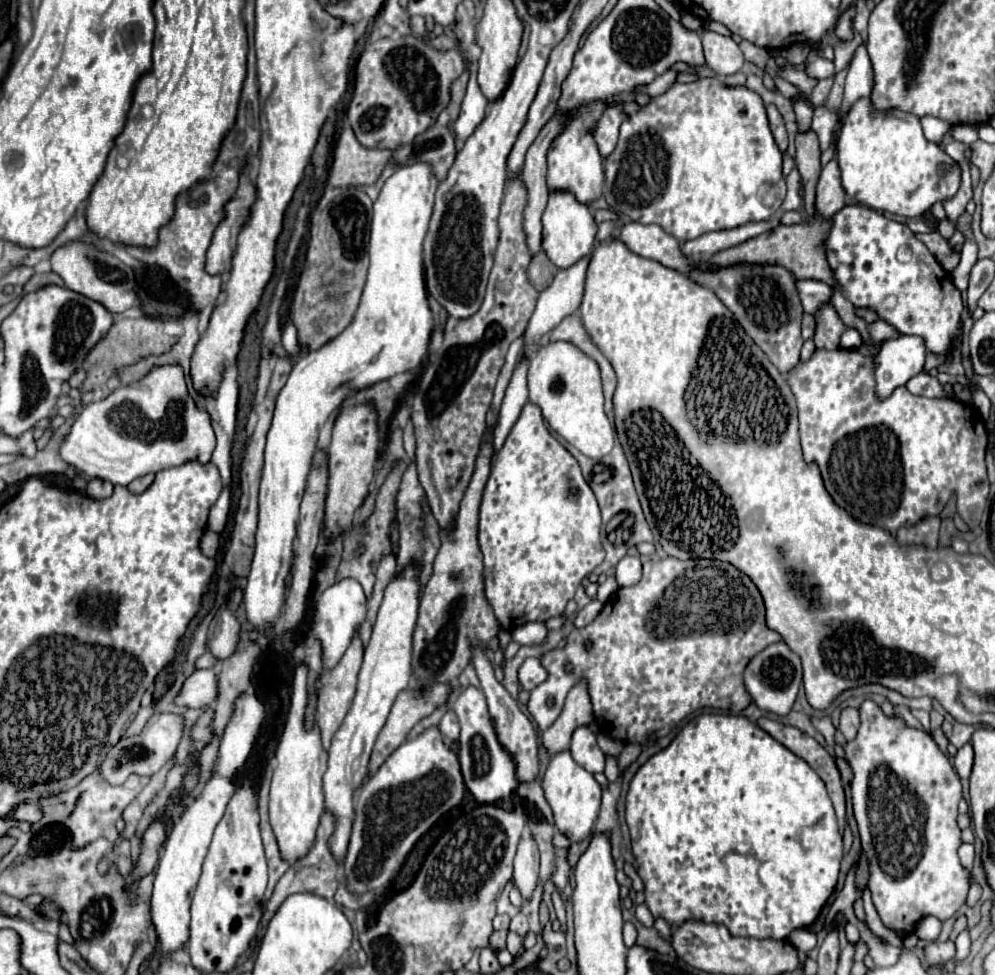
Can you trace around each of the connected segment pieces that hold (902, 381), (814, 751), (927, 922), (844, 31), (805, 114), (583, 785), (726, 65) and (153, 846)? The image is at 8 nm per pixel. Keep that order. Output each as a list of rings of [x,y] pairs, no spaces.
[[[902,335],[888,339],[876,355],[876,393],[888,397],[892,389],[906,385],[910,377],[922,371],[926,359],[924,339],[918,335]]]
[[[760,717],[758,719],[758,727],[764,729],[766,733],[770,733],[776,741],[780,741],[784,747],[788,747],[794,755],[802,757],[816,773],[818,777],[826,783],[826,789],[828,789],[828,795],[834,803],[834,809],[836,809],[836,817],[838,817],[838,823],[840,823],[840,831],[844,829],[846,825],[846,807],[844,807],[844,789],[842,789],[842,781],[840,781],[840,773],[836,769],[836,763],[834,759],[830,757],[830,753],[820,745],[816,743],[810,735],[806,735],[804,731],[796,729],[796,727],[790,727],[790,725],[784,725],[784,723],[778,723],[774,719],[768,719],[768,717]]]
[[[928,916],[922,919],[916,929],[915,934],[923,940],[933,941],[938,938],[942,928],[942,923],[939,919]]]
[[[850,3],[846,11],[842,11],[838,23],[836,23],[836,29],[834,29],[834,37],[840,39],[840,41],[850,41],[852,35],[854,35],[854,17],[856,17],[856,5]]]
[[[796,101],[794,103],[794,111],[796,111],[796,119],[798,119],[798,129],[802,133],[810,131],[810,123],[812,123],[812,107],[804,101]]]
[[[564,751],[550,759],[542,779],[542,789],[554,813],[554,827],[560,833],[564,833],[570,841],[584,841],[592,833],[594,821],[598,817],[598,809],[600,809],[600,797],[602,797],[602,789],[596,783],[594,775],[588,773],[584,767],[580,767],[572,759],[572,755]]]
[[[704,31],[702,45],[704,45],[708,67],[722,77],[734,75],[736,71],[740,71],[746,61],[738,43],[732,37],[724,37],[714,31]]]
[[[162,821],[152,823],[150,829],[146,831],[146,835],[144,835],[144,841],[142,841],[142,847],[140,847],[140,859],[138,859],[138,865],[132,873],[132,877],[138,879],[144,873],[150,873],[154,869],[154,865],[158,863],[158,857],[160,857],[158,849],[160,849],[164,837],[166,837],[164,823]]]

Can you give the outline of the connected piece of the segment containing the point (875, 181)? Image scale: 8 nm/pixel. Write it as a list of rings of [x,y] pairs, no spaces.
[[[868,97],[858,99],[844,121],[838,163],[848,197],[860,205],[896,215],[924,215],[936,201],[950,199],[960,187],[960,169],[942,147],[928,143],[920,119],[900,109],[876,111]]]

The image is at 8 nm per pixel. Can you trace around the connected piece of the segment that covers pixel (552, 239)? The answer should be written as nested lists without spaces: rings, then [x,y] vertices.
[[[550,193],[548,205],[542,215],[542,249],[548,255],[548,259],[558,269],[568,269],[582,257],[588,257],[592,253],[594,237],[596,221],[590,215],[590,209],[586,205],[580,205],[572,197],[572,193]]]

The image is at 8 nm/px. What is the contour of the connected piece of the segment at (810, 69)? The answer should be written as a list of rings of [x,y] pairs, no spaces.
[[[810,57],[806,61],[804,67],[806,75],[812,79],[826,79],[826,77],[834,77],[834,63],[832,61],[824,61],[822,57]]]

